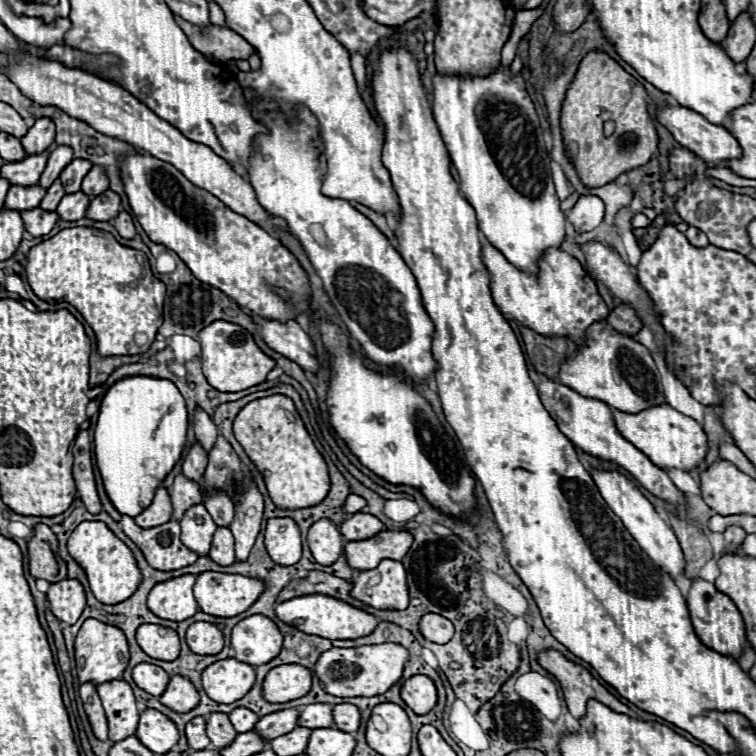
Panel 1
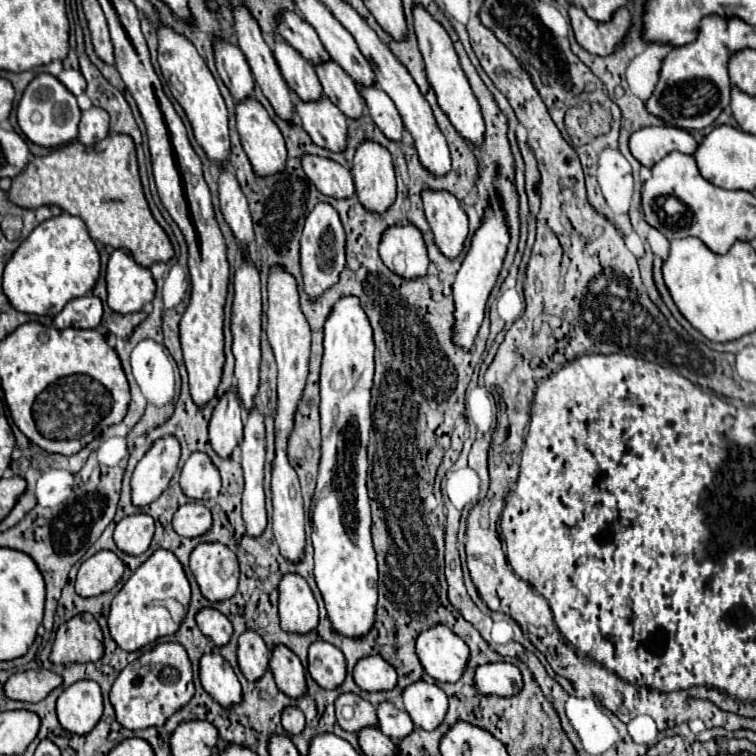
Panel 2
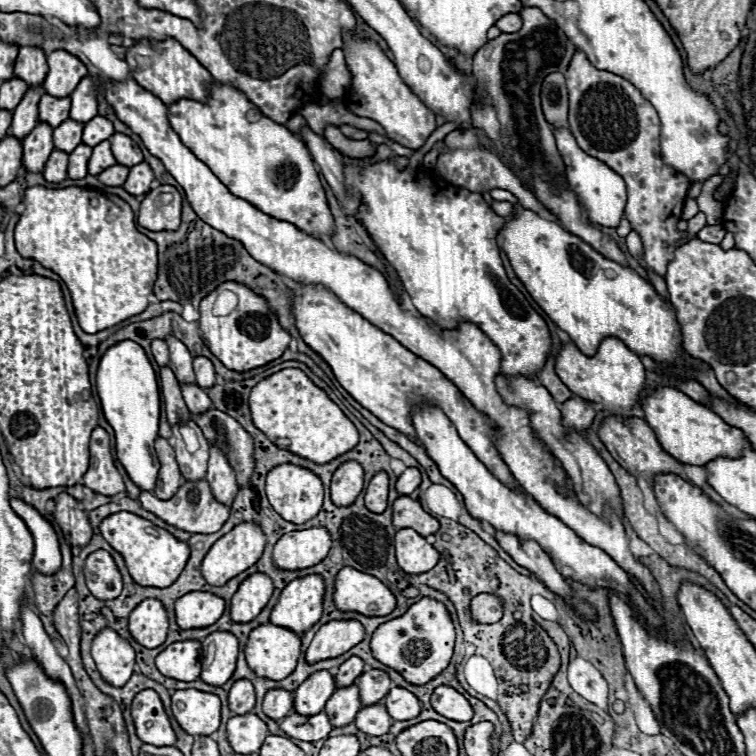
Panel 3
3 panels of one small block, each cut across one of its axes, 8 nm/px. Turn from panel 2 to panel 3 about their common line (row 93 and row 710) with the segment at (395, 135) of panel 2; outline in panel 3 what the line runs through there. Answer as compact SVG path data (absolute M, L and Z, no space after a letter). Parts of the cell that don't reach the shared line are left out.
M374 704L362 708L356 714L354 724L368 736L384 736L384 732L388 732L388 728L392 726L392 718L386 714L386 708L382 704Z

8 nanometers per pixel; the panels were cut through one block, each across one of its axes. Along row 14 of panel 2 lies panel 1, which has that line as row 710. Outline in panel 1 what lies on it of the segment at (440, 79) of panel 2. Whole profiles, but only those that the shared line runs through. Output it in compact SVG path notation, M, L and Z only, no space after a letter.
M422 674L406 680L400 694L408 704L408 708L412 708L416 714L428 714L438 702L438 692L434 682Z

